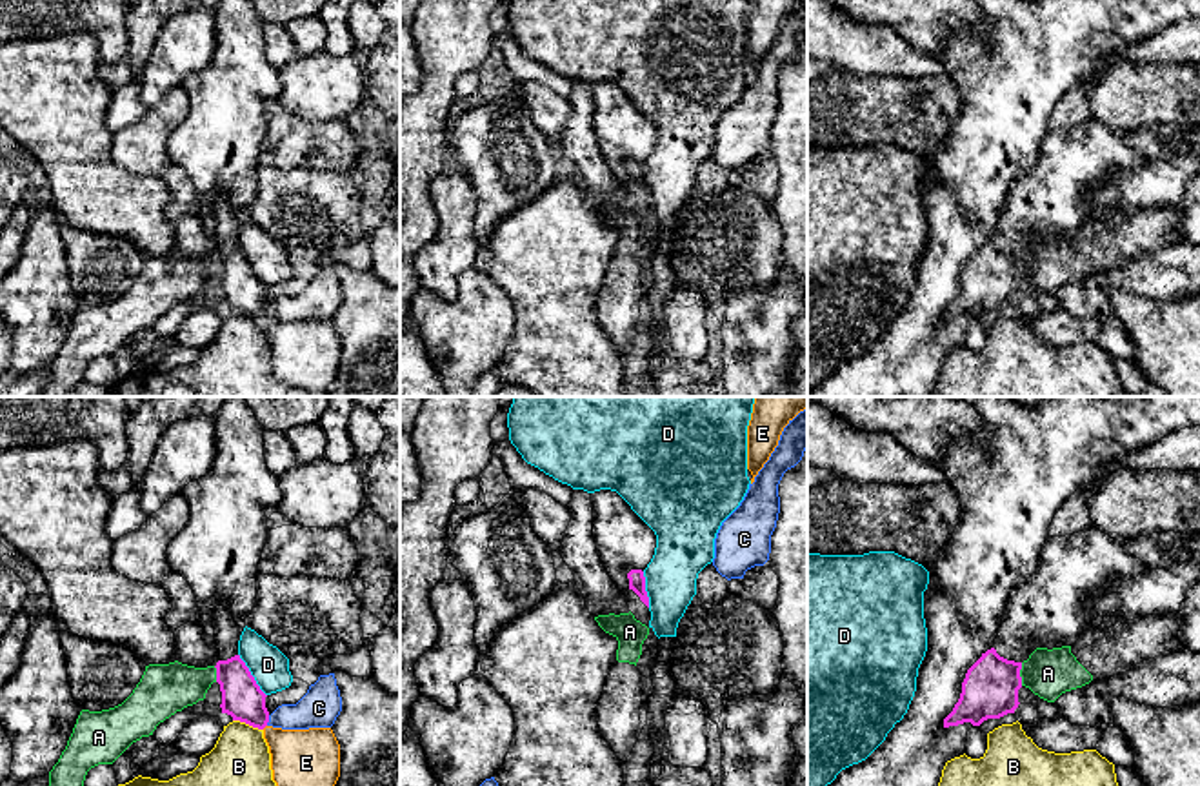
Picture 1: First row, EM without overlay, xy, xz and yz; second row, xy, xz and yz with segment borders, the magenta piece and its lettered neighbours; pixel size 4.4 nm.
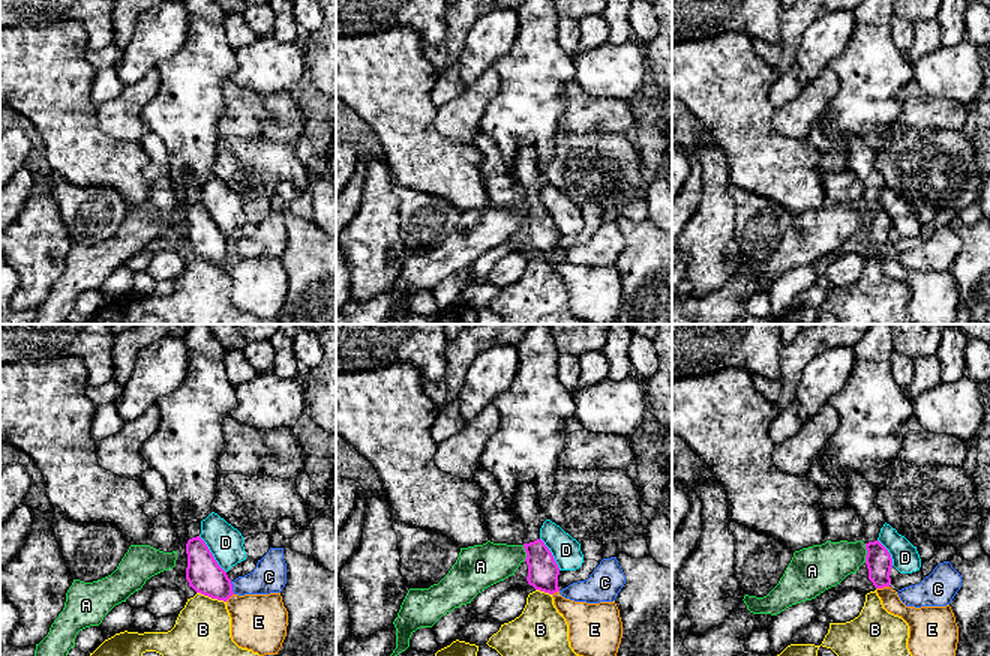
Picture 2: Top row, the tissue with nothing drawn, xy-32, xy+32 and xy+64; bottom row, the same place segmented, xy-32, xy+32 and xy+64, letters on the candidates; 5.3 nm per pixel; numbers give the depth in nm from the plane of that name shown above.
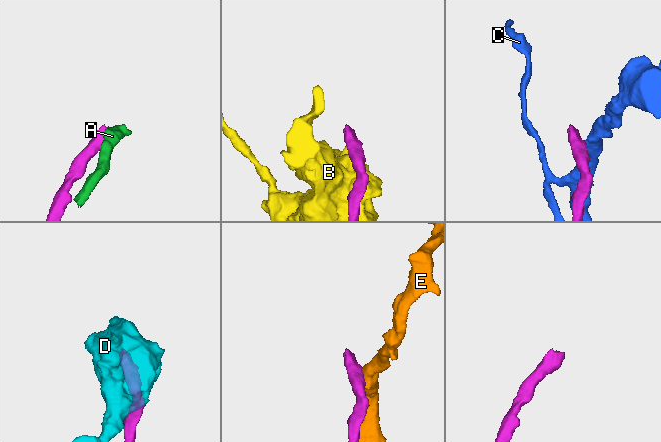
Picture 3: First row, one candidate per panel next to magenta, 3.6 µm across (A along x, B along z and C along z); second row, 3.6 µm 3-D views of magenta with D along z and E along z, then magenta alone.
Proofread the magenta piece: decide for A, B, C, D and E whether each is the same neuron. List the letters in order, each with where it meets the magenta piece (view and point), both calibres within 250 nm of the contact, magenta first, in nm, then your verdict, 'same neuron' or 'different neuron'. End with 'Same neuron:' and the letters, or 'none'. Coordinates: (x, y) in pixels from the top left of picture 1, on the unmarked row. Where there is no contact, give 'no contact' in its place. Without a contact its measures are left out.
A: yz (1019, 266) | 260/220 nm | different neuron
B: xy (248, 315) | 180/320 nm | different neuron
C: xy (268, 313) | 180/180 nm | different neuron
D: xy (251, 268) | 180/170 nm | different neuron
E: xy (264, 319) | 180/300 nm | different neuron
Same neuron: none

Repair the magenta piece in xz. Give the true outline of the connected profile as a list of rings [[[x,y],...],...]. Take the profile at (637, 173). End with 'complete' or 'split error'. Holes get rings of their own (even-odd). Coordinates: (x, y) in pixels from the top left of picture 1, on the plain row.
[[[631,162],[627,166],[629,182],[625,184],[625,193],[629,204],[635,207],[636,213],[649,218],[651,204],[649,204],[649,189],[645,184],[645,169],[642,162]]]; split error

